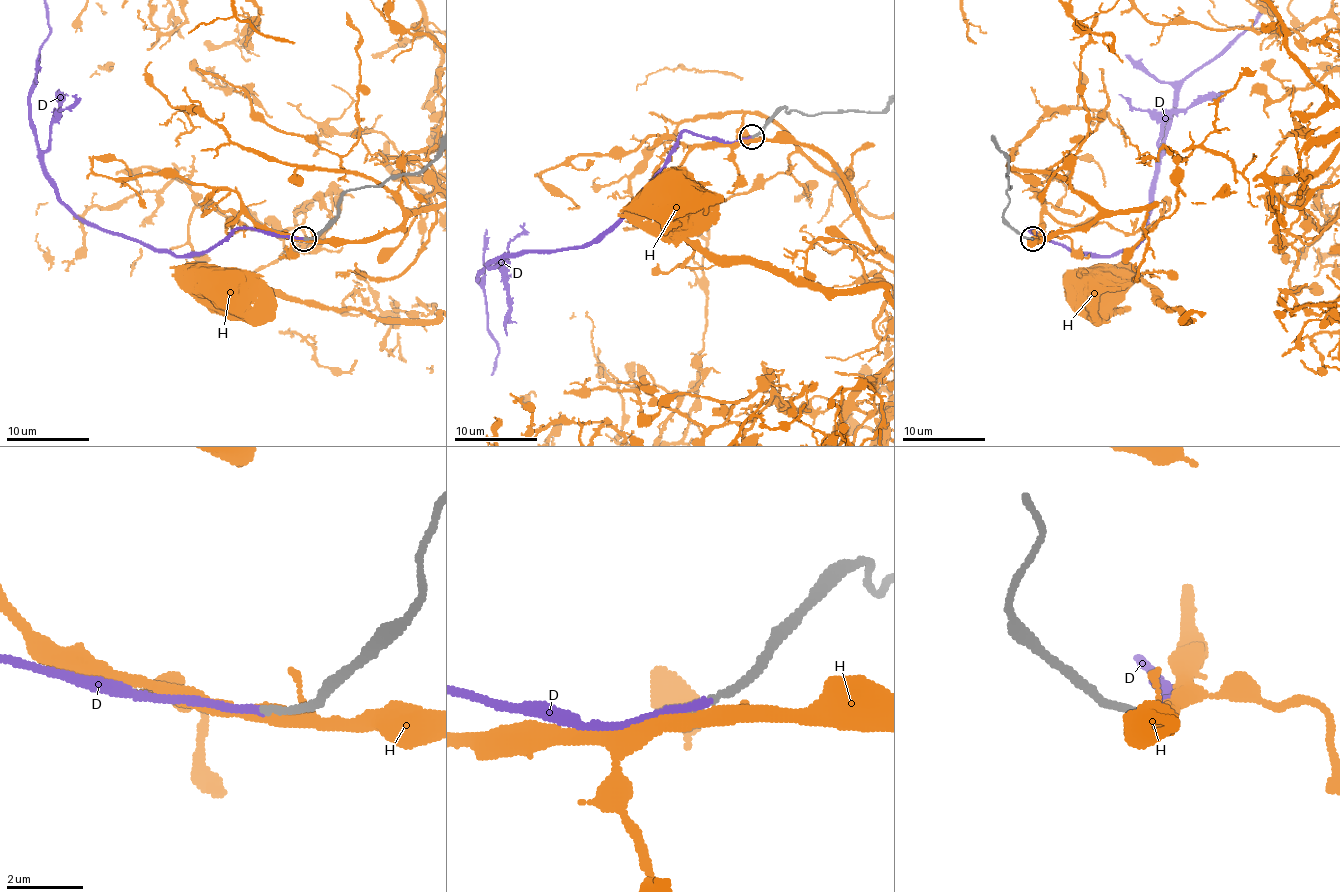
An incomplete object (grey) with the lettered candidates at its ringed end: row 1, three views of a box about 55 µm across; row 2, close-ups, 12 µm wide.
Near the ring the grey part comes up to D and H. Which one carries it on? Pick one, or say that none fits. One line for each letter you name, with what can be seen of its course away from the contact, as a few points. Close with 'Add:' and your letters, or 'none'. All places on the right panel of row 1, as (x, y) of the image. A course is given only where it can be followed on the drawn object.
Add: D

